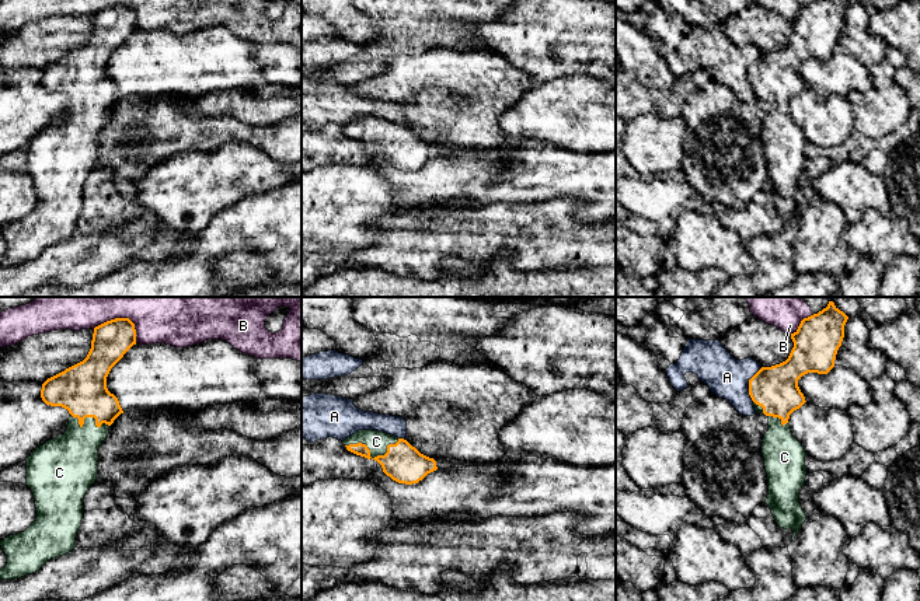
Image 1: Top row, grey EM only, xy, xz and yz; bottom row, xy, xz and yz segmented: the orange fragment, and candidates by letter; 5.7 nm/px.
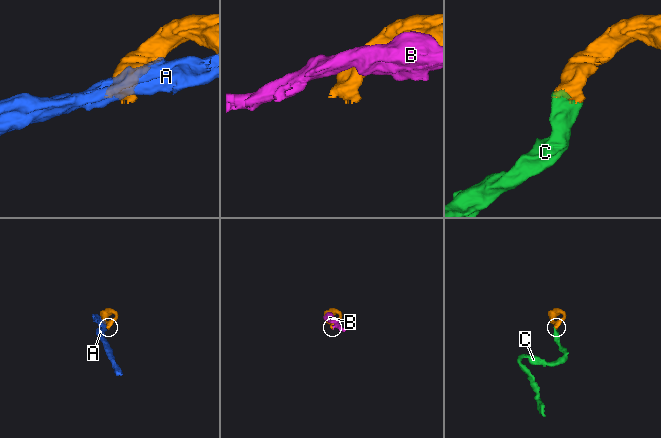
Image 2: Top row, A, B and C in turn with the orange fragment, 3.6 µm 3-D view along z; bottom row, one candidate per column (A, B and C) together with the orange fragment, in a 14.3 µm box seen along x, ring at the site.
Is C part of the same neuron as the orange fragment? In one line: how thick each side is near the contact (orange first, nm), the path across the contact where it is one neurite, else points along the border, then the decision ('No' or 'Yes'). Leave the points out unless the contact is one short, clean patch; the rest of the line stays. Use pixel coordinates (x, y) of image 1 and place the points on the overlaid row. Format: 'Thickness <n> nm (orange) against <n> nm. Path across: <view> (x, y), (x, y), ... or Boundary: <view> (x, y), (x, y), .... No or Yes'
Thickness 220 nm (orange) against 120 nm. Yes

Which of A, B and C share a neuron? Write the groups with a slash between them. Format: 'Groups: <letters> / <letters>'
Groups: A / B / C

